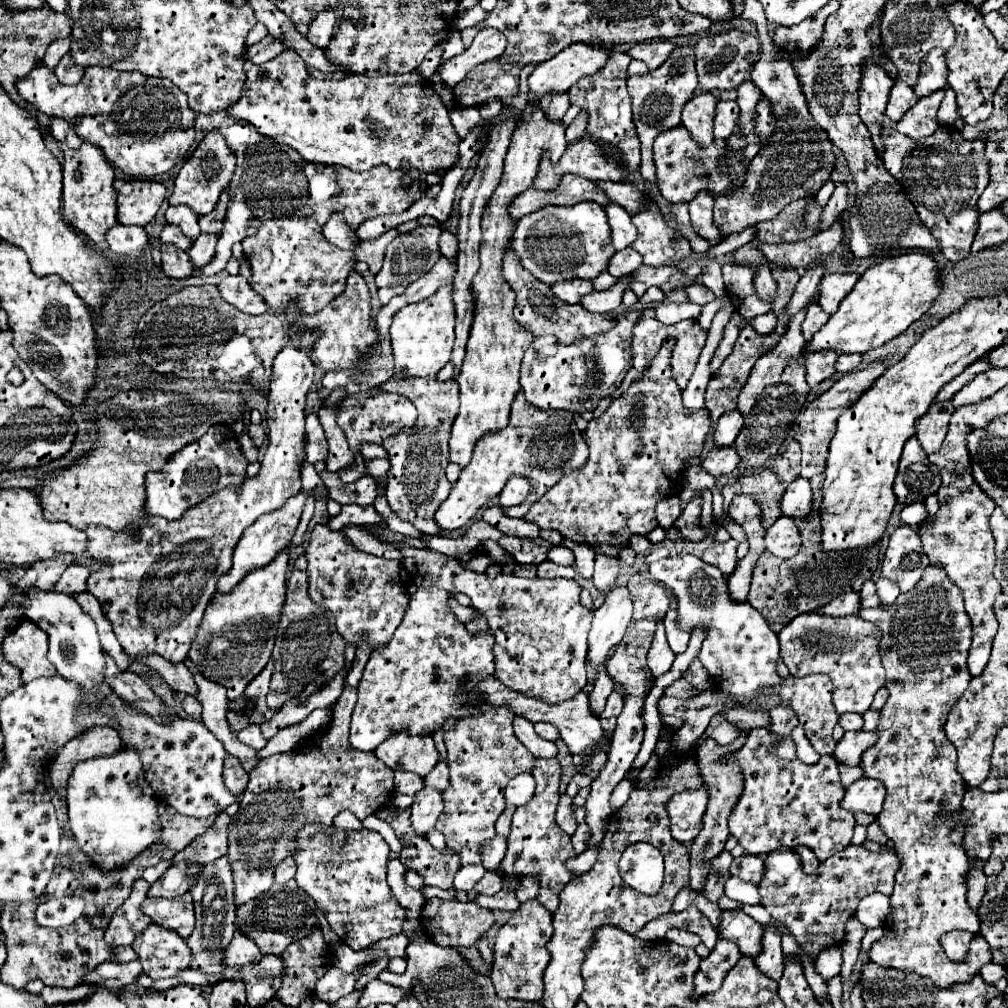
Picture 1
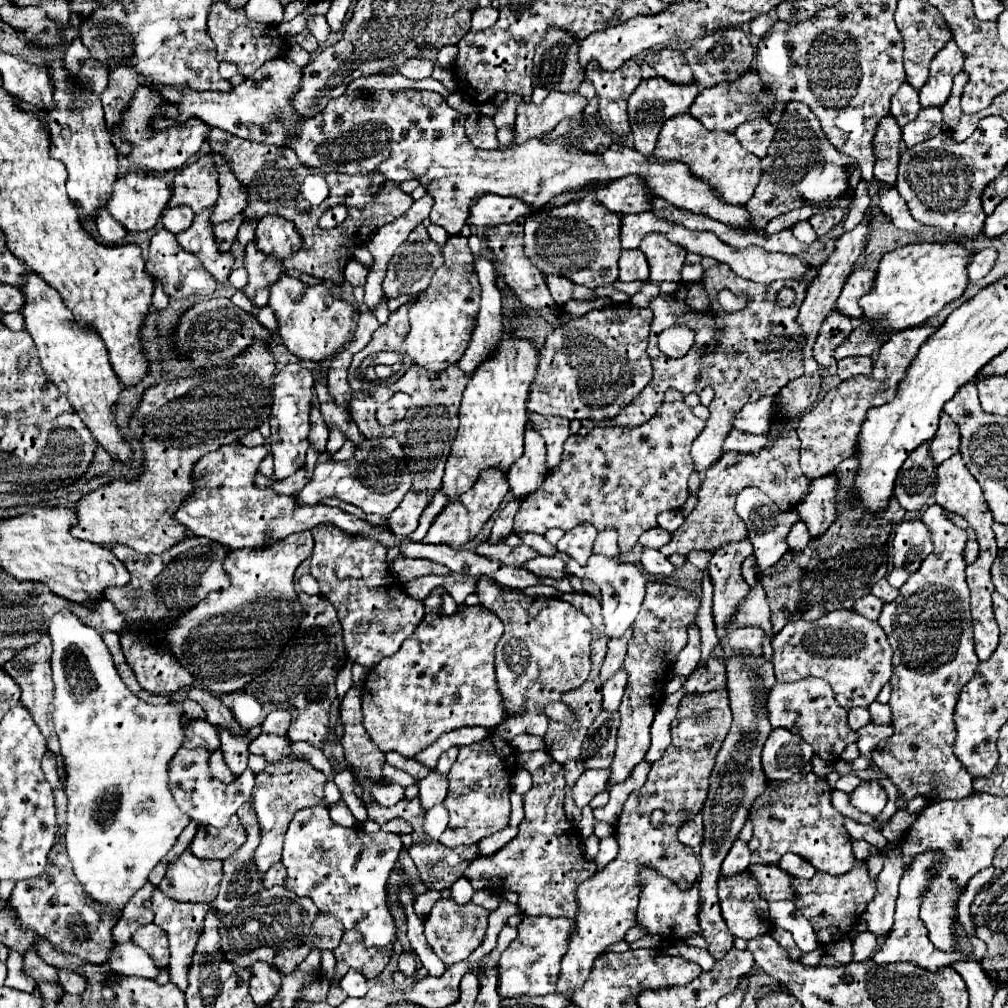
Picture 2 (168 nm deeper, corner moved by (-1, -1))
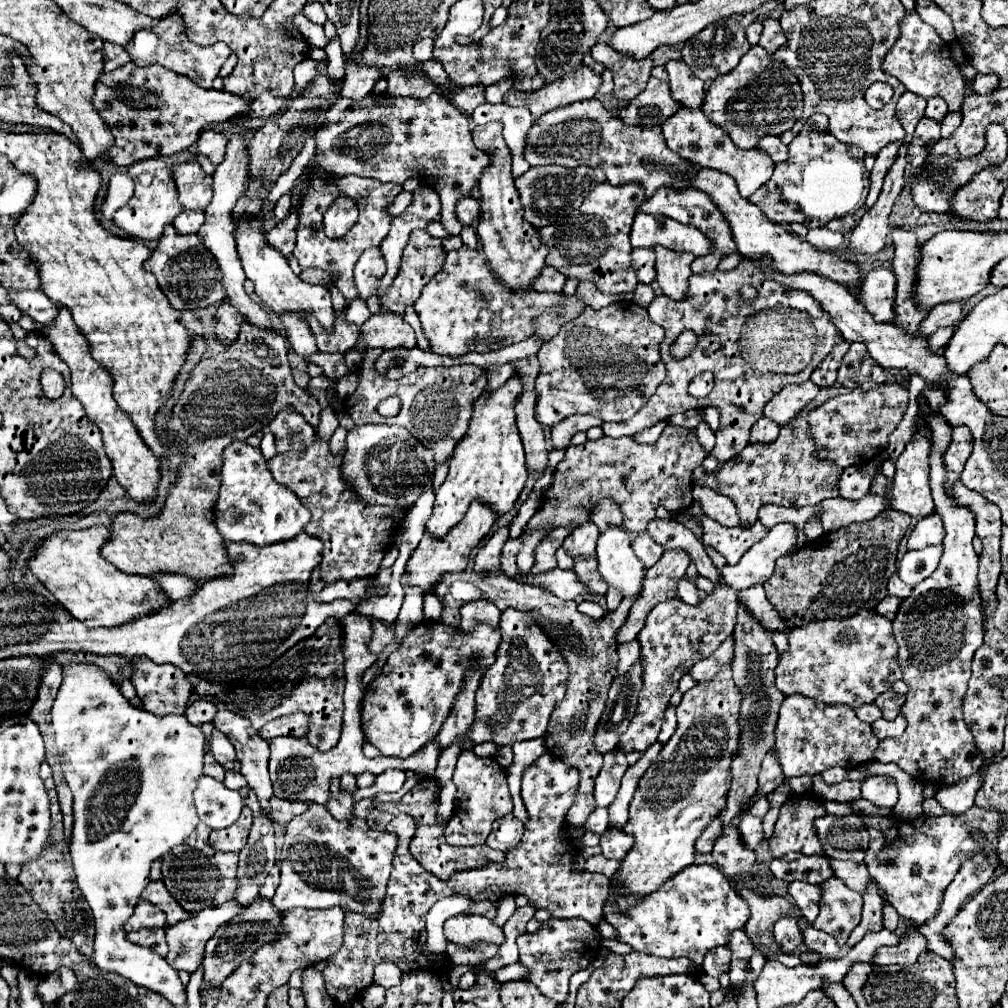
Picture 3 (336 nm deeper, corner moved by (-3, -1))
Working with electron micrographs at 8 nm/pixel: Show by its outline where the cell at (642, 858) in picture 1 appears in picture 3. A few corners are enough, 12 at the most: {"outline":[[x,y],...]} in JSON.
{"outline":[[687,866],[603,918],[661,958],[727,946],[749,920],[719,868]]}

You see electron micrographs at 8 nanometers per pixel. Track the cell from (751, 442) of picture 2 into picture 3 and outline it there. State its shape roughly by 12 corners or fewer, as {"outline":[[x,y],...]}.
{"outline":[[759,418],[751,428],[749,442],[773,442],[781,426]]}

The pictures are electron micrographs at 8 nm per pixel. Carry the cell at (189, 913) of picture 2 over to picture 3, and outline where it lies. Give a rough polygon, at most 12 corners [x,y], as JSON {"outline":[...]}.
{"outline":[[161,880],[149,882],[141,898],[167,914],[167,924],[191,916]]}

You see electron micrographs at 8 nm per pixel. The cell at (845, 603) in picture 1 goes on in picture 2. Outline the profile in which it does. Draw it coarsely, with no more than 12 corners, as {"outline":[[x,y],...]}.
{"outline":[[873,594],[863,596],[851,610],[877,620],[883,602]]}

